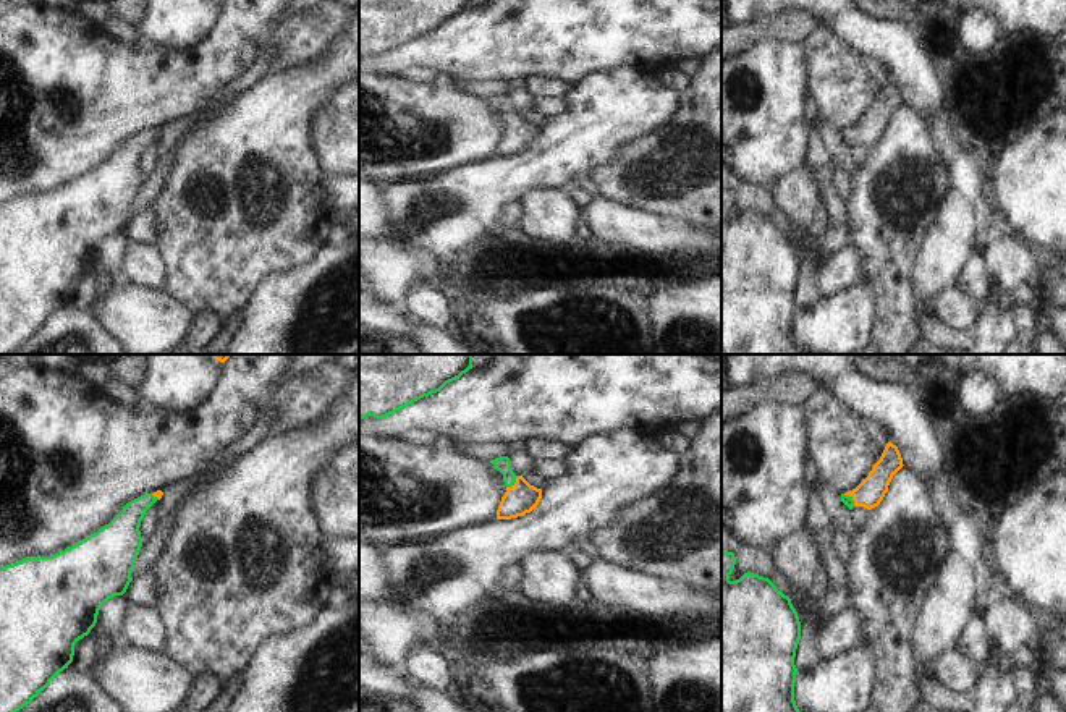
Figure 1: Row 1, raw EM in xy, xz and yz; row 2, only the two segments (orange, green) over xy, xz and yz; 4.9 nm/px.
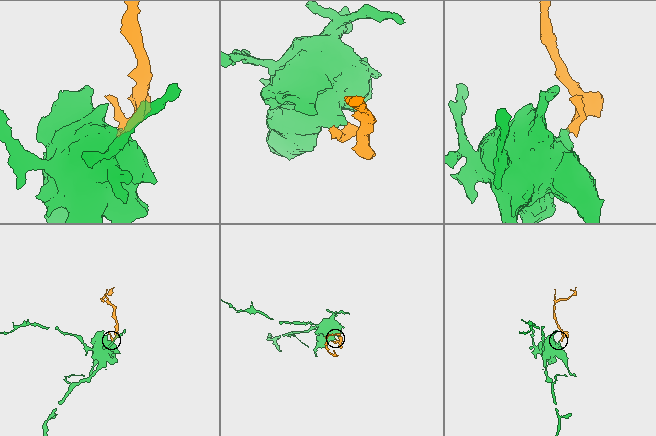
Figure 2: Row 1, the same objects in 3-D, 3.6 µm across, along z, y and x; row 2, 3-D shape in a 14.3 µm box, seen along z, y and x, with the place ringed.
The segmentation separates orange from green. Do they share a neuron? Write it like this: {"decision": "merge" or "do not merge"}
{"decision": "merge"}

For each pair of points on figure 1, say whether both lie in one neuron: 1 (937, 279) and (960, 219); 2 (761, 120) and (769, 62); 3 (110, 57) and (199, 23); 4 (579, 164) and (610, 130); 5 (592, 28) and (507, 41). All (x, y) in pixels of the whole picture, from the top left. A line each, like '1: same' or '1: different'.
1: same
2: same
3: different
4: same
5: same

